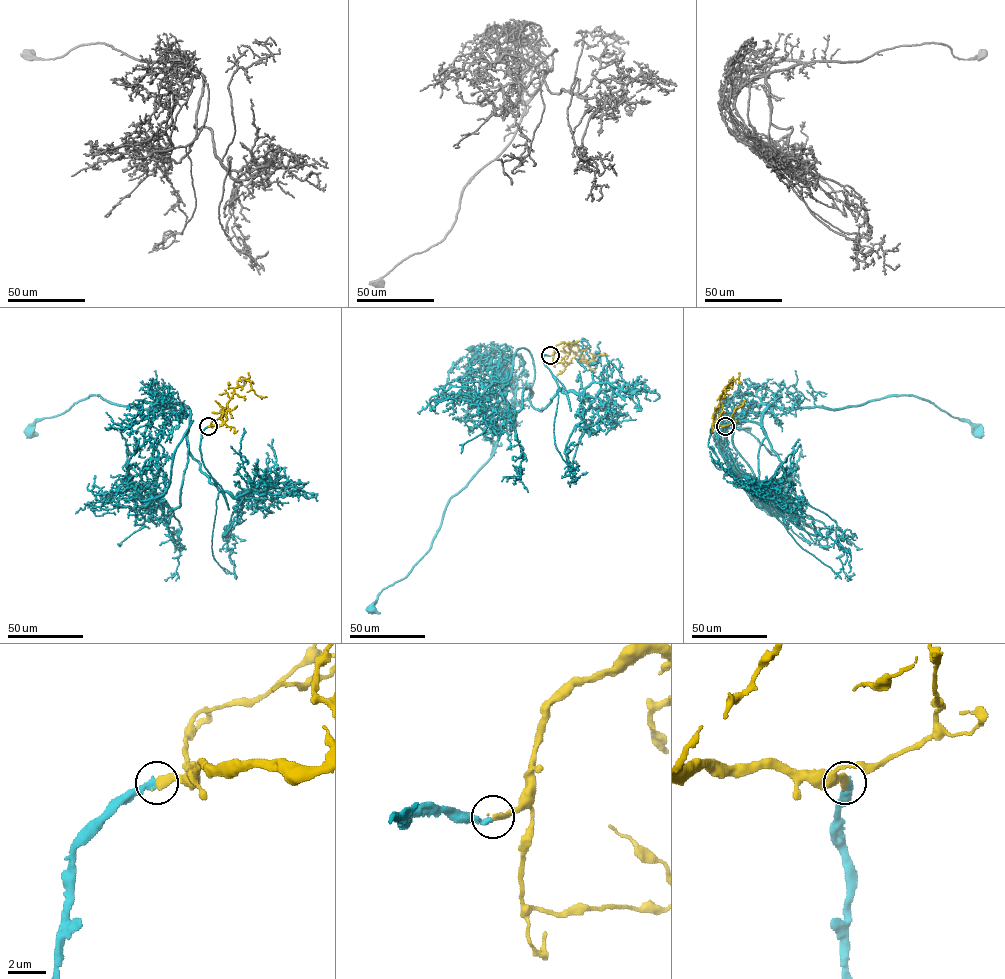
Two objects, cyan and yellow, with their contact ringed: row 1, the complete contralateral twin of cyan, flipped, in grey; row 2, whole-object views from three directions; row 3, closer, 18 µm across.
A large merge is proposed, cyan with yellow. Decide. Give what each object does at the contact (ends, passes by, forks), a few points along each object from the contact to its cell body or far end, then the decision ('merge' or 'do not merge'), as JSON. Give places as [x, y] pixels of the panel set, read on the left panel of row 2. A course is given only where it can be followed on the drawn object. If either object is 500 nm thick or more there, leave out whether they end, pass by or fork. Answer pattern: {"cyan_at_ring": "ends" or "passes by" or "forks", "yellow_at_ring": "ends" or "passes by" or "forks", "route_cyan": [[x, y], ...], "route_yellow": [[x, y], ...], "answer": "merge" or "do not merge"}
{"cyan_at_ring": "ends", "yellow_at_ring": "ends", "route_cyan": [[208, 426], [200, 449], [217, 486], [188, 449], [186, 406], [136, 409], [91, 395], [37, 420], [29, 431]], "route_yellow": [[208, 426], [220, 425], [226, 420], [228, 401], [239, 380], [248, 380], [256, 395], [267, 397]], "answer": "merge"}

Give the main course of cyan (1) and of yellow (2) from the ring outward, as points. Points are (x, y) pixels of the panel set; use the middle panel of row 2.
1: (550, 355), (557, 392), (540, 411), (531, 392), (513, 406), (430, 549), (371, 609)
2: (550, 355), (562, 342), (568, 343), (581, 361), (589, 362), (594, 354), (609, 355)

